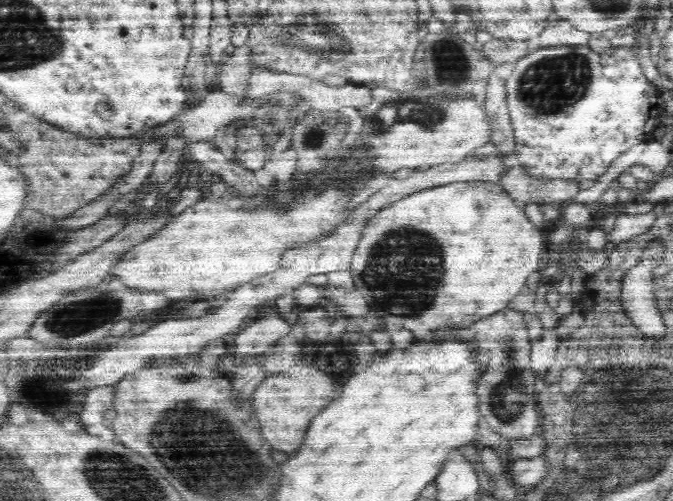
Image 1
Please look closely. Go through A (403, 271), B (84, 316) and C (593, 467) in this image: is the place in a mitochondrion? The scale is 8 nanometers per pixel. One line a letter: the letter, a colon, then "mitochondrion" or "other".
A: mitochondrion
B: mitochondrion
C: mitochondrion

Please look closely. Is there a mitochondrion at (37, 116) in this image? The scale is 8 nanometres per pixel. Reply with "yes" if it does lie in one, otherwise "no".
no

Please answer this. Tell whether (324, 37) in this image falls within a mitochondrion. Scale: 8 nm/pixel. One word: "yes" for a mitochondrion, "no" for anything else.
yes

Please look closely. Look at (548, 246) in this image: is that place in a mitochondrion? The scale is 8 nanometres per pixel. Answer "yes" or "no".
no

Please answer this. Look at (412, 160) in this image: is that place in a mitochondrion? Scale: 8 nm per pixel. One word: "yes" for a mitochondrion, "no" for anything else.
no

